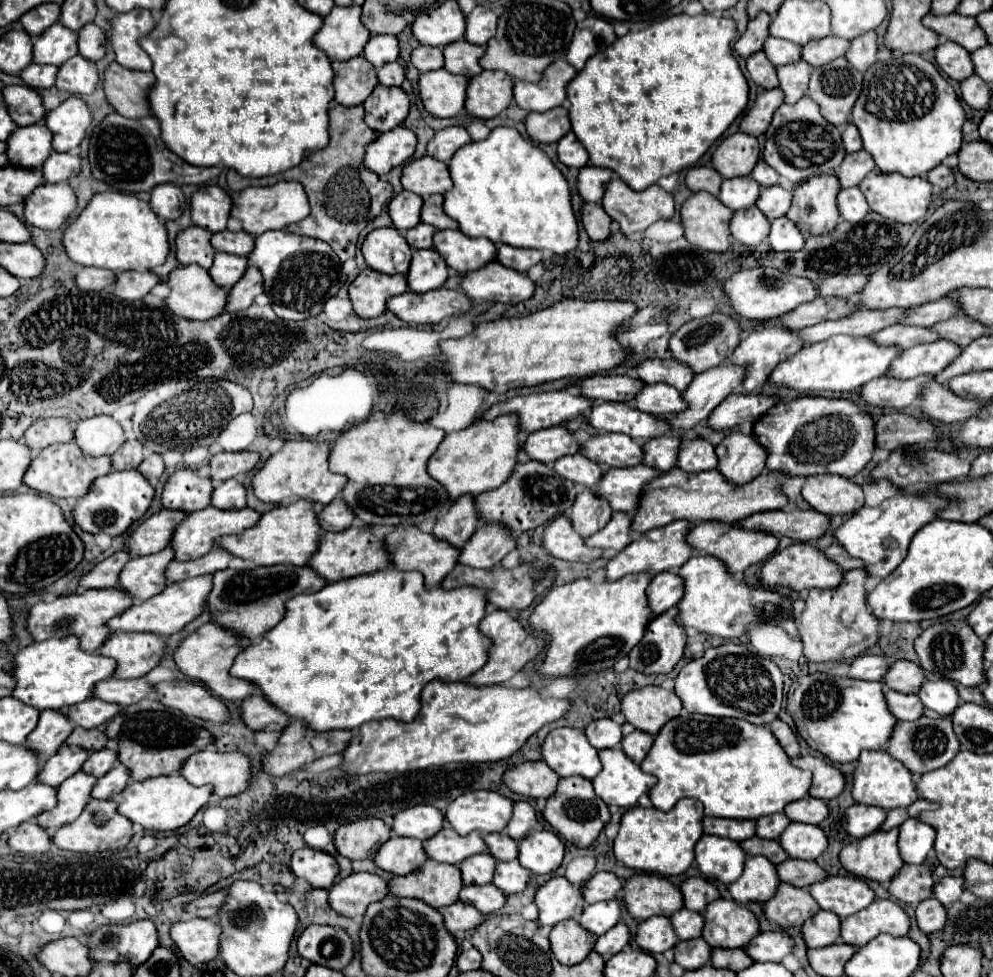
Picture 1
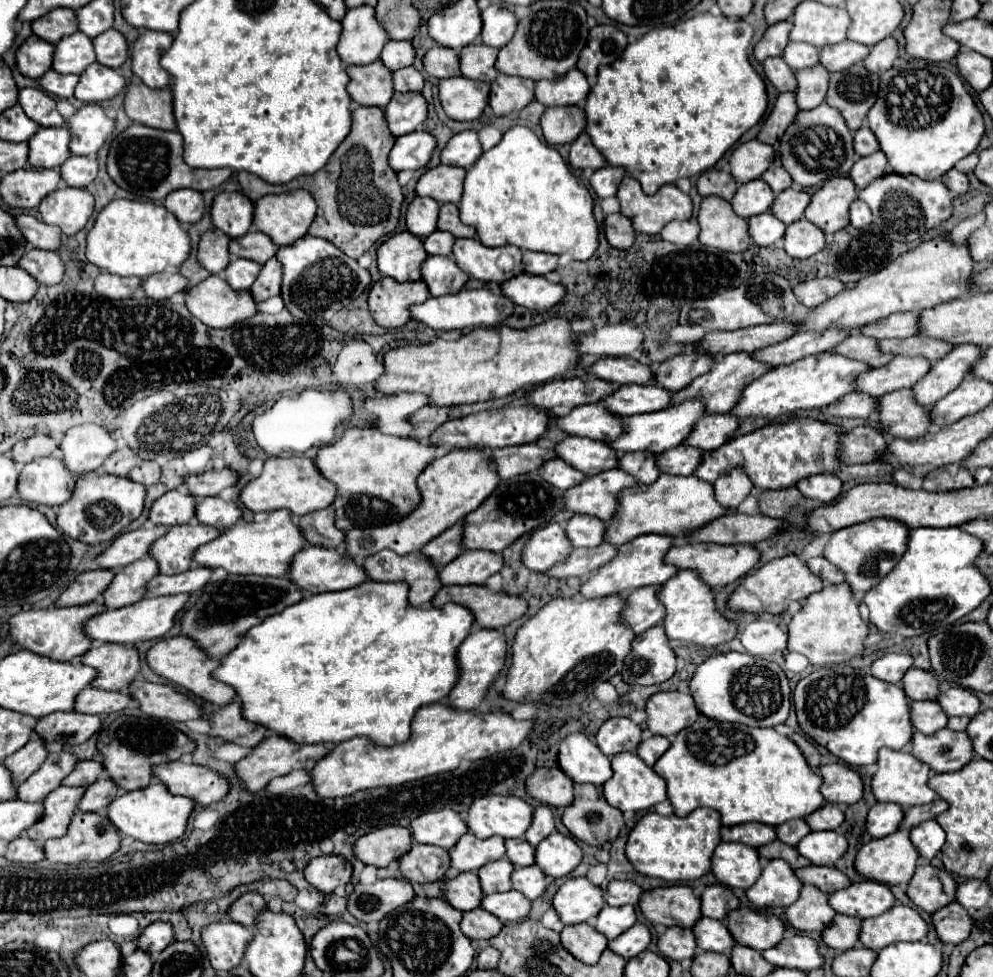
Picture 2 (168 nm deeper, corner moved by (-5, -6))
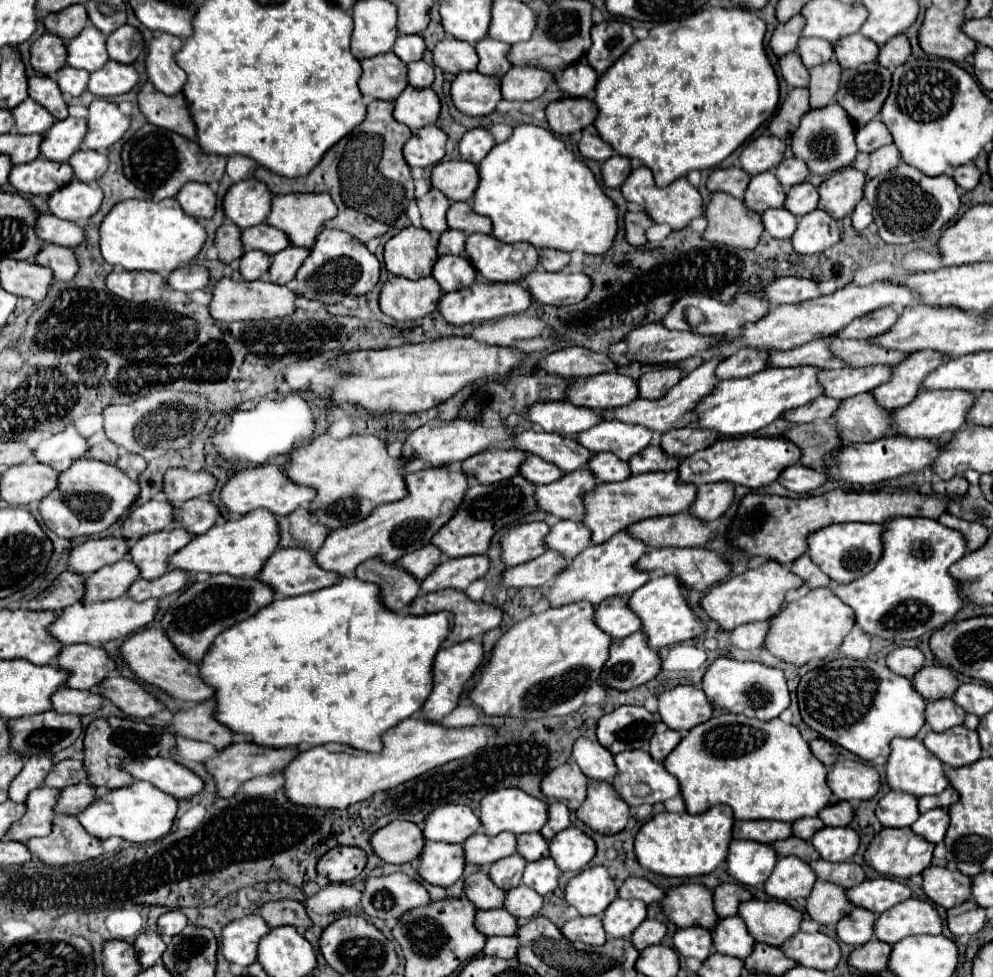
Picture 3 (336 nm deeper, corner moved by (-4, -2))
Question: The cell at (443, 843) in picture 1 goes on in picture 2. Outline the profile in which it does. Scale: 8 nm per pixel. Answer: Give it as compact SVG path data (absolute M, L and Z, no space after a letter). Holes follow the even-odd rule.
M466 833L448 851L450 853L450 867L458 873L478 871L484 863L504 857L504 851L506 851L504 849L504 839L498 839L498 837L478 839L474 835Z

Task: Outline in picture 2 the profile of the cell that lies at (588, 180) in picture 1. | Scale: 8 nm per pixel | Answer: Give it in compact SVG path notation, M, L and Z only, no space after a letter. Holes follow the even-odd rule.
M606 165L606 167L602 167L602 169L592 173L590 185L592 185L592 189L596 191L596 195L600 199L606 199L606 197L614 197L616 195L616 189L618 189L622 177L624 177L624 169Z

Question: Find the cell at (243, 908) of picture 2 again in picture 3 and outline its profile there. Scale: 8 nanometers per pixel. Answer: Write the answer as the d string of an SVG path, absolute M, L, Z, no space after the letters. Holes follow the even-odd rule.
M291 899L263 903L255 913L259 913L259 915L269 923L269 927L283 927L283 925L291 925L291 927L301 927L301 929L305 929L305 931L313 927L313 921L309 919L309 915L307 915L307 919L305 919L305 907L303 907L303 903L299 903L299 901L291 901Z

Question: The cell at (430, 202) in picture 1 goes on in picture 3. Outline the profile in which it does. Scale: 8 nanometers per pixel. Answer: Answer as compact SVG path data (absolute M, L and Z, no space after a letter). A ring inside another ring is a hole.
M451 203L447 211L447 223L451 229L465 231L467 235L471 233L491 233L491 219L485 215L479 215L471 209L469 203Z

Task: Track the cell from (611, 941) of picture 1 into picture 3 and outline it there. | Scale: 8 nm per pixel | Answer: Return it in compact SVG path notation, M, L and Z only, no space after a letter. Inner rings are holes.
M645 919L645 923L641 923L641 927L637 927L637 931L633 931L631 935L631 943L643 951L649 945L661 943L663 937L667 935L667 927L661 921L655 919Z

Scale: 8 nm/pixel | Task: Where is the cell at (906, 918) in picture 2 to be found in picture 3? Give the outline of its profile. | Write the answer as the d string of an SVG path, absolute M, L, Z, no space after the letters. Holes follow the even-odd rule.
M907 899L905 903L899 903L897 907L881 913L875 923L875 937L895 945L897 941L909 937L909 935L939 935L941 933L941 917L931 901L919 901L919 899Z

